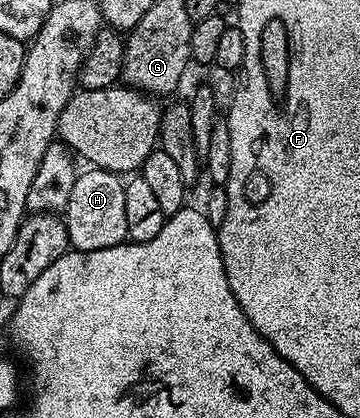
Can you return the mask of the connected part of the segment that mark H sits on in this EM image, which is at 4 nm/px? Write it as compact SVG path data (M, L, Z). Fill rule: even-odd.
M91 166L86 170L88 172L80 171L76 175L69 202L61 213L63 225L67 227L68 245L76 252L105 250L127 240L124 181L103 168Z

